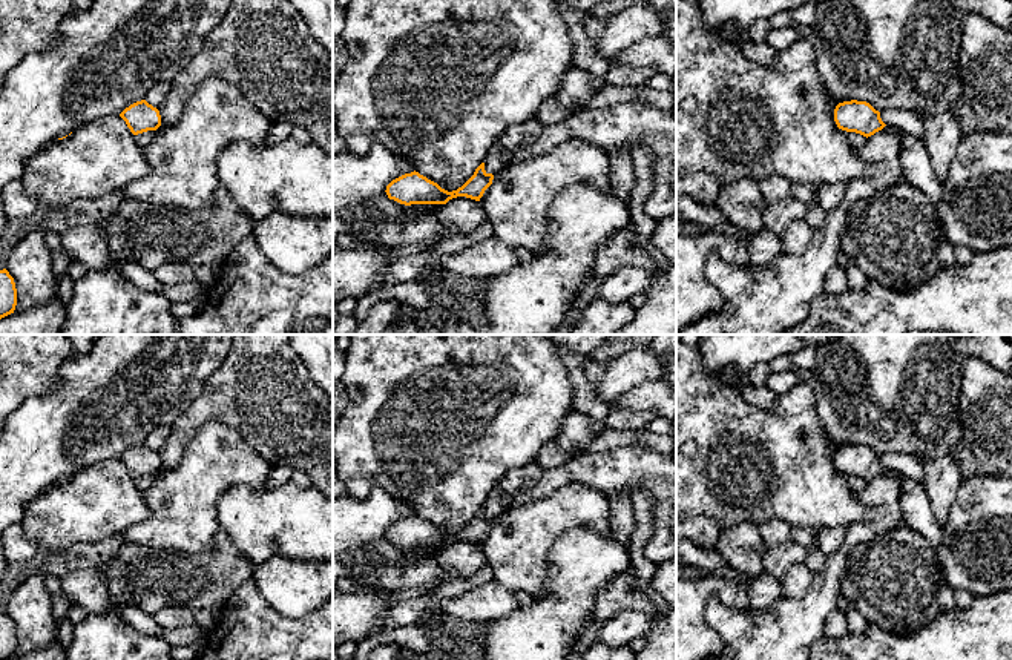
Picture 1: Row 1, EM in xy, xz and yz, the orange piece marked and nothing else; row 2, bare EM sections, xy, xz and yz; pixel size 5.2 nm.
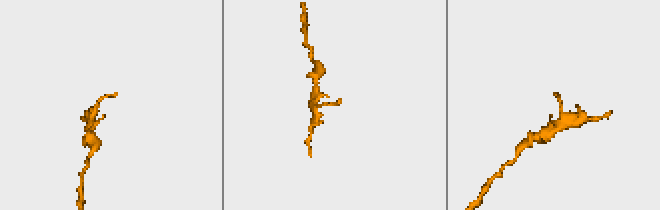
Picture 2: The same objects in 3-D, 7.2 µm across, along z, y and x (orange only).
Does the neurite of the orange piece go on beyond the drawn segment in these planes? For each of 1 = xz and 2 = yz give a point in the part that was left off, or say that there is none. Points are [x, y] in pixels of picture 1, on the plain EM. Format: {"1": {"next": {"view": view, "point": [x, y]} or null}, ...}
{"1": {"next": null}, "2": {"next": null}}

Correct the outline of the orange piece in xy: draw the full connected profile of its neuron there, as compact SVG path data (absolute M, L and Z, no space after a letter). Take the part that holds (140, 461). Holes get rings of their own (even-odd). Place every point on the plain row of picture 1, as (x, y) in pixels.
M146 444L130 448L120 460L126 465L133 479L156 474L161 470L159 454Z

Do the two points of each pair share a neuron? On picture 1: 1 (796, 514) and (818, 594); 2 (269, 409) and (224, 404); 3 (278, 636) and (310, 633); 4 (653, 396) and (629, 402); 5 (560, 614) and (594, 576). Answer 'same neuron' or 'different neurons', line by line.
1: different neurons
2: same neuron
3: same neuron
4: same neuron
5: same neuron

